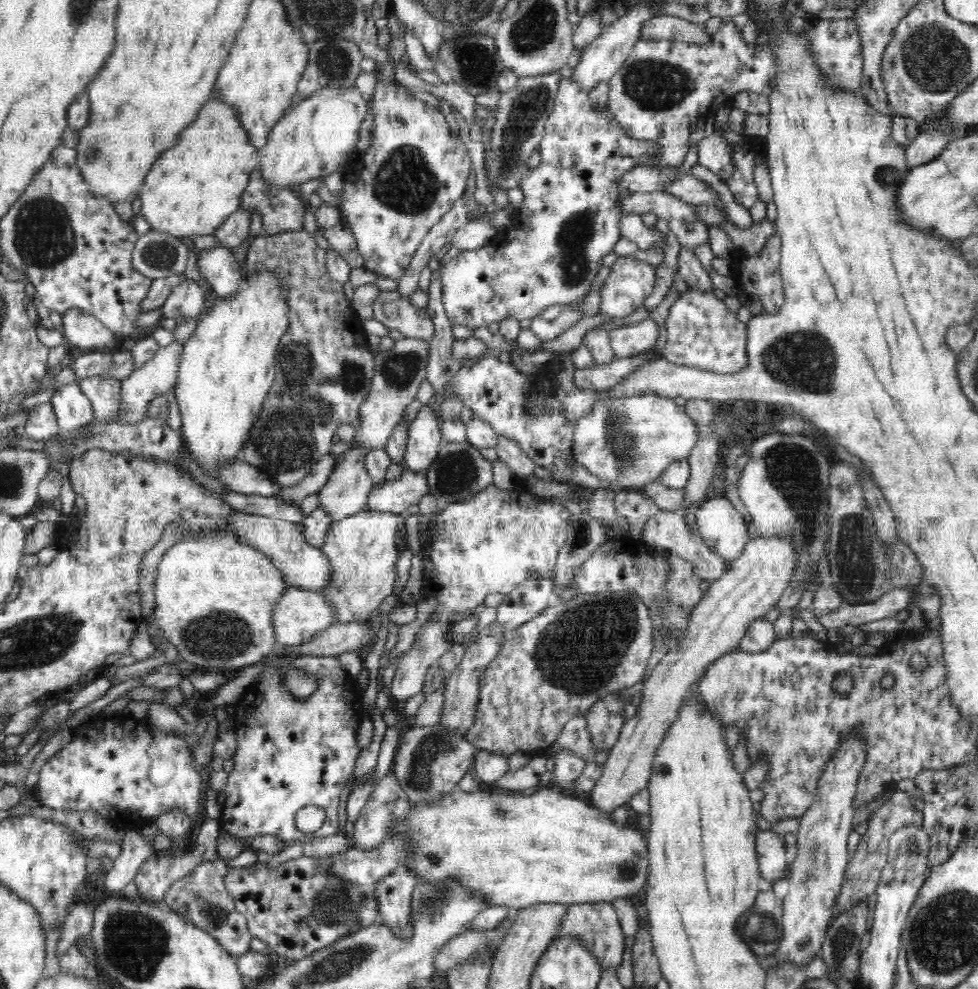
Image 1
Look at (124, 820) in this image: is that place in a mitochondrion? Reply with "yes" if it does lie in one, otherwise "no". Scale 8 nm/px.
no

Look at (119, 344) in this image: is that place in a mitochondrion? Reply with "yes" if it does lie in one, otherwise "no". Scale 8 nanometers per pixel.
no

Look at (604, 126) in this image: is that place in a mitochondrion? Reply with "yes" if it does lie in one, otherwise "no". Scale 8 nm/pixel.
no

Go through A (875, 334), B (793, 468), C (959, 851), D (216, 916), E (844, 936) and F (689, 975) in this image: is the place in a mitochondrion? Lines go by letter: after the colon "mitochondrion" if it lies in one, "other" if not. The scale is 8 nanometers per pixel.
A: other
B: mitochondrion
C: other
D: mitochondrion
E: mitochondrion
F: other

